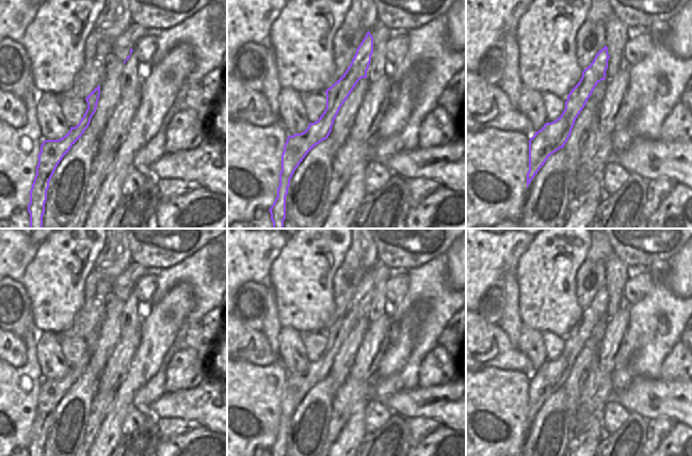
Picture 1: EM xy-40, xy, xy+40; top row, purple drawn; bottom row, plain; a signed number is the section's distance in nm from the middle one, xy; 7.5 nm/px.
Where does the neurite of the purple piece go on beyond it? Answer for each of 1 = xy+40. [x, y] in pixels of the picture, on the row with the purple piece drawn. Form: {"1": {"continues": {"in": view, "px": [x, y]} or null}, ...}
{"1": {"continues": null}}

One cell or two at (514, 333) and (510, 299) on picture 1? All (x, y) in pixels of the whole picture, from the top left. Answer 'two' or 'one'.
one

